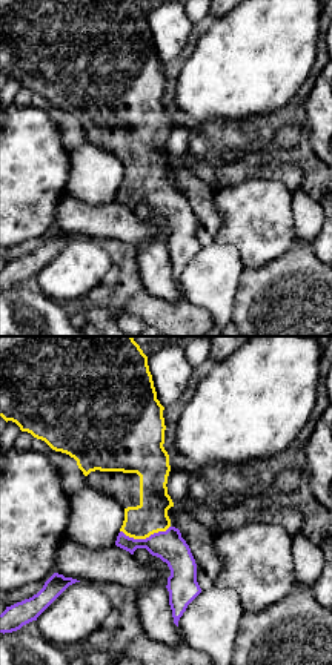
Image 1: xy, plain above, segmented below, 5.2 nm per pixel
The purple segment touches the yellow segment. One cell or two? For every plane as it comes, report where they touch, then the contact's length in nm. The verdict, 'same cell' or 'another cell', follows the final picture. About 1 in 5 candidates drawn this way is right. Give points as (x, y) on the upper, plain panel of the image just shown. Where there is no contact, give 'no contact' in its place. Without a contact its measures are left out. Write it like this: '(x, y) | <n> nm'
(146, 194) | 260 nm

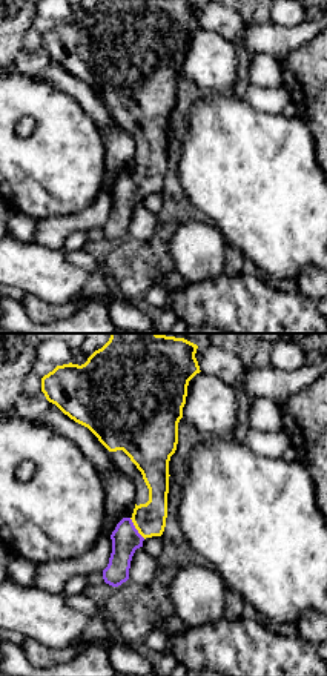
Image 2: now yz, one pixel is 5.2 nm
(135, 185) | 140 nm

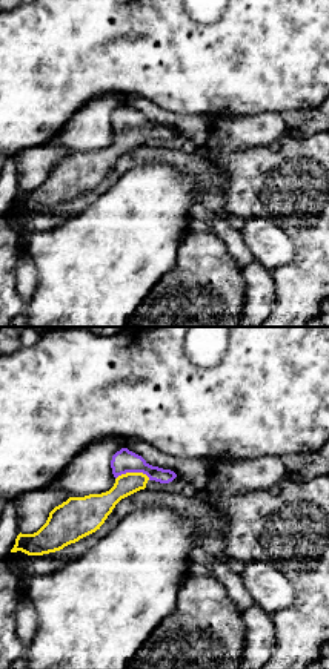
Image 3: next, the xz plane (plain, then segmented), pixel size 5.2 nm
(132, 128) | 180 nm

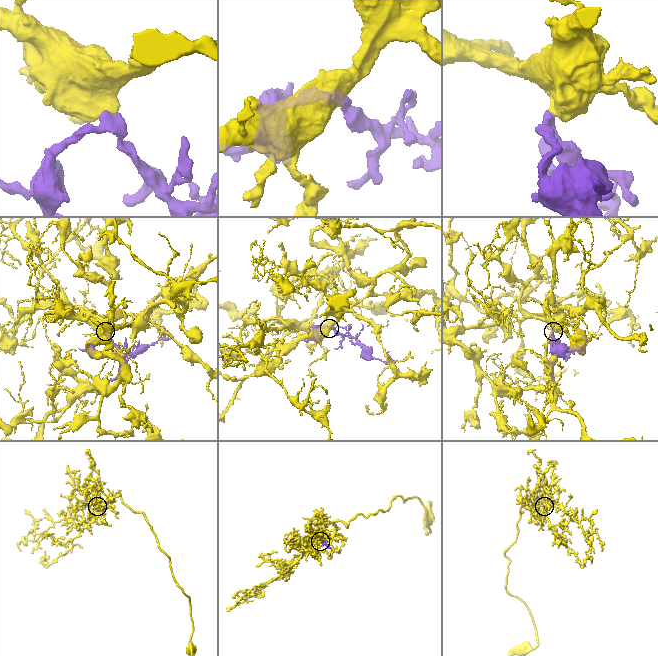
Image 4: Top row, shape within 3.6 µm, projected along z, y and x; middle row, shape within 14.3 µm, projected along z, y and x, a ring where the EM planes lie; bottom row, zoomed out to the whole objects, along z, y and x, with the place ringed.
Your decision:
same cell

